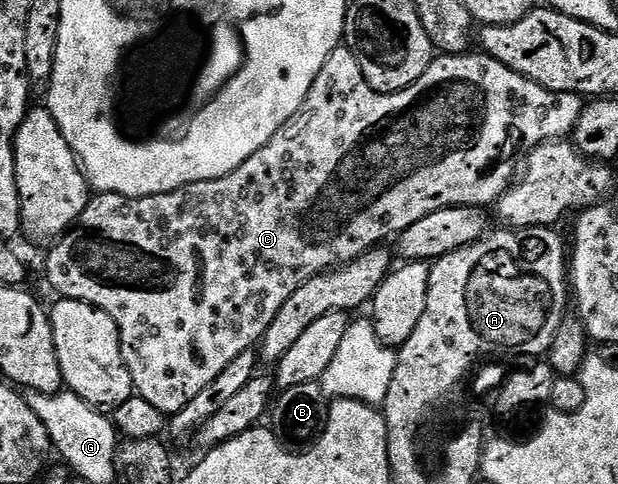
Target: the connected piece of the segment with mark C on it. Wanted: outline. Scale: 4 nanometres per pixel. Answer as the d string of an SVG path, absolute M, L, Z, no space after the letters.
M341 44L337 46L334 52L330 52L326 64L322 64L322 72L318 72L318 76L314 80L314 84L310 88L310 92L306 96L302 108L298 108L298 112L294 112L294 116L290 116L290 120L286 120L286 124L282 124L282 128L278 128L278 132L274 132L274 136L270 136L270 140L267 144L262 148L258 148L258 152L254 152L254 156L250 156L250 160L246 160L234 172L230 172L218 180L206 180L205 182L199 182L198 184L186 184L174 192L166 192L165 194L159 194L158 196L146 196L145 198L127 198L121 194L97 193L95 197L89 201L87 208L82 212L82 216L76 221L75 226L49 249L53 250L48 254L48 282L57 290L57 295L59 295L60 298L82 300L86 304L96 306L99 310L106 312L112 317L114 324L118 324L122 360L126 364L126 368L132 377L133 391L135 391L142 400L147 400L150 404L154 404L154 408L158 408L158 412L162 412L166 416L171 416L177 414L182 408L186 408L186 404L190 404L190 400L194 400L194 396L198 396L198 392L202 392L202 388L206 388L206 384L214 384L214 380L218 380L218 376L222 376L222 372L226 372L226 368L237 356L242 356L242 352L253 349L253 347L259 343L260 339L264 337L270 320L274 320L274 316L278 316L278 308L282 308L282 304L286 304L286 300L290 300L290 296L294 296L294 292L298 292L298 288L302 288L302 284L306 284L314 276L327 274L329 270L344 266L347 262L353 262L355 258L362 256L367 250L377 249L381 244L387 243L384 241L386 241L391 234L392 237L398 236L406 228L410 228L410 224L418 224L418 220L422 220L434 212L445 210L451 206L488 208L499 202L501 196L508 191L509 186L513 185L518 171L525 165L526 155L544 142L555 142L557 140L567 139L569 135L571 135L574 127L576 127L576 121L578 120L580 111L584 109L585 105L585 99L581 97L581 95L571 94L570 92L554 92L550 88L542 88L542 84L538 84L534 80L530 80L526 76L522 76L518 72L506 68L506 64L494 60L490 55L483 52L440 54L439 56L433 57L430 68L426 68L426 72L422 72L420 79L414 84L410 84L410 88L399 90L393 94L377 94L374 88L370 88L366 76L362 76L362 68L358 68L358 60L354 56L354 52L350 52L348 46Z

